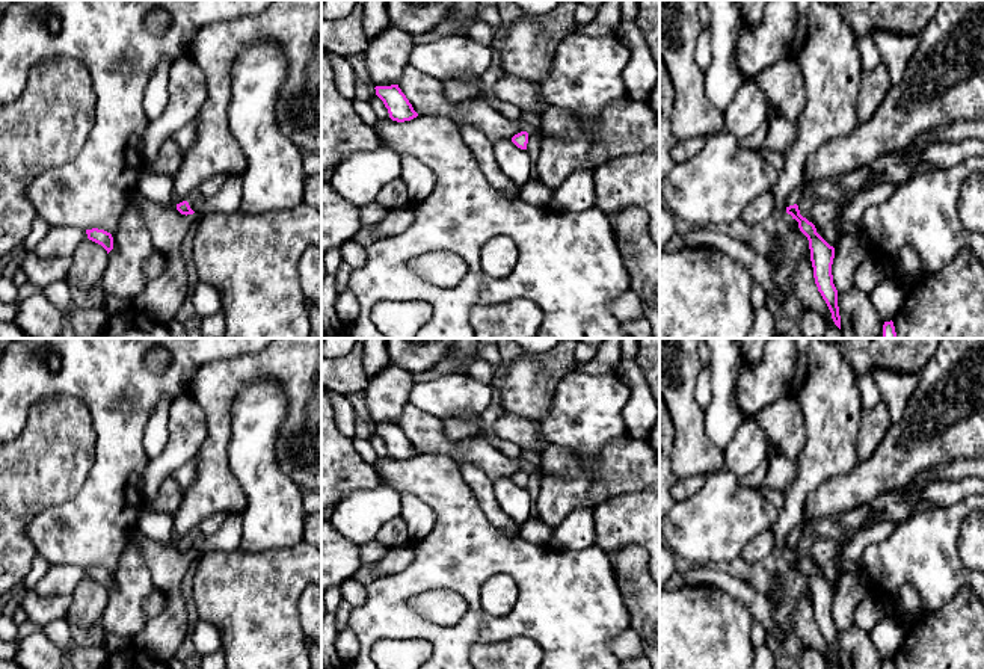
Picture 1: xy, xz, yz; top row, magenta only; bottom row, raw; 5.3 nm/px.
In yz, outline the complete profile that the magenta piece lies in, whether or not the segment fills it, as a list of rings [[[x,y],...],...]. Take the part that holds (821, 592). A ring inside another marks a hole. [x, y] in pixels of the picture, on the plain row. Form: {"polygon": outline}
{"polygon": [[[804,516],[803,523],[795,527],[789,538],[786,551],[792,554],[798,560],[800,569],[807,575],[809,578],[809,587],[810,587],[810,600],[813,606],[813,616],[815,622],[818,625],[818,630],[821,631],[823,637],[826,639],[832,657],[835,663],[841,667],[841,654],[839,654],[839,645],[838,645],[838,628],[833,622],[833,613],[832,613],[832,603],[835,597],[835,586],[830,584],[818,571],[812,560],[809,560],[806,556],[800,553],[798,548],[798,539],[801,535],[812,526],[812,521]]]}

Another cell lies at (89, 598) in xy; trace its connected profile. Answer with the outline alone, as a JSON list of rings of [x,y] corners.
[[[86,577],[69,593],[71,604],[65,619],[78,628],[100,627],[103,612],[109,601],[107,589]]]

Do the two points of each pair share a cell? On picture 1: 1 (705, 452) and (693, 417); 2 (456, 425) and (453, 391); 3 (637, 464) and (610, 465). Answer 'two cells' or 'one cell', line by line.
1: one cell
2: two cells
3: one cell

